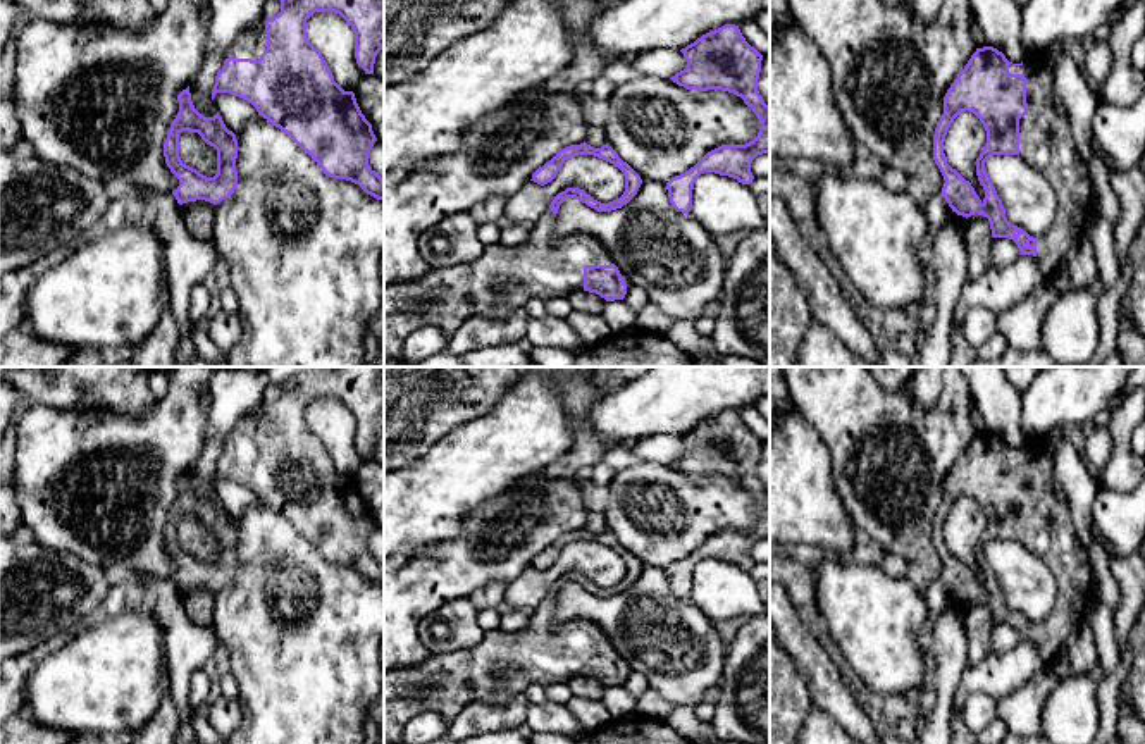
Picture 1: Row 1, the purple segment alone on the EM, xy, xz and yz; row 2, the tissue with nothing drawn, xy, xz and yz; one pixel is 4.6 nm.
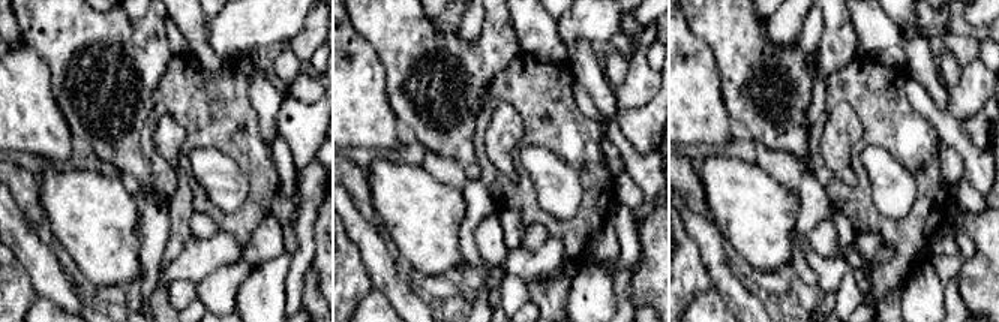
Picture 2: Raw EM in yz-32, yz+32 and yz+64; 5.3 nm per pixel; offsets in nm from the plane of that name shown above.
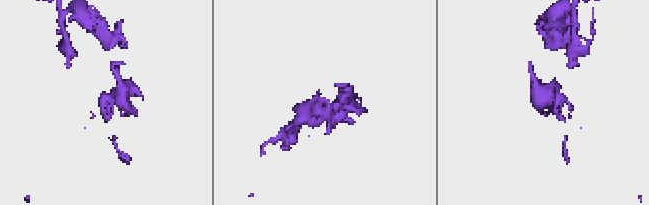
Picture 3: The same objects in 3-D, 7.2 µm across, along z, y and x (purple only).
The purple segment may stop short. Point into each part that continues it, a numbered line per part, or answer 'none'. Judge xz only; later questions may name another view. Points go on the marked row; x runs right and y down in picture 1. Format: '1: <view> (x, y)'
1: xz (501, 278)

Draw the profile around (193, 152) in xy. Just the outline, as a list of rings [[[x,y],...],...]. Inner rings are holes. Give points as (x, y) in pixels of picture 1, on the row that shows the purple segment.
[[[179,133],[179,157],[183,164],[207,177],[217,174],[217,150],[207,145],[198,133]]]

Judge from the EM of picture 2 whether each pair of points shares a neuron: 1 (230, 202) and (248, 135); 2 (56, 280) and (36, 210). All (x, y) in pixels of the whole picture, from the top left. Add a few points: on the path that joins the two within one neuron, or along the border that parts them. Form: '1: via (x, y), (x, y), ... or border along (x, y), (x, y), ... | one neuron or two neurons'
1: border along (212, 147), (228, 155), (246, 178), (243, 202) | two neurons
2: border along (15, 199), (30, 223) | two neurons

